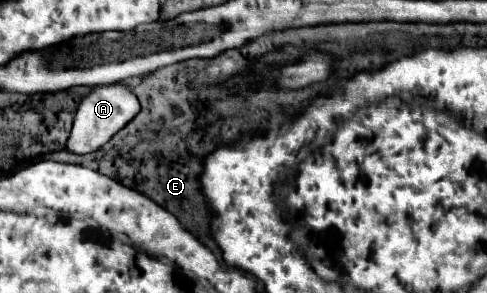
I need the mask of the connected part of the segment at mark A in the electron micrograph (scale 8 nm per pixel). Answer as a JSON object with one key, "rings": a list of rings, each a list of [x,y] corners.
{"rings":[[[122,83],[118,85],[110,85],[110,87],[94,87],[80,103],[74,115],[74,127],[68,139],[66,149],[70,153],[76,155],[84,155],[84,153],[92,153],[98,151],[104,143],[108,143],[130,119],[134,119],[134,115],[138,115],[140,111],[140,103],[138,97],[134,95],[134,91]]]}

